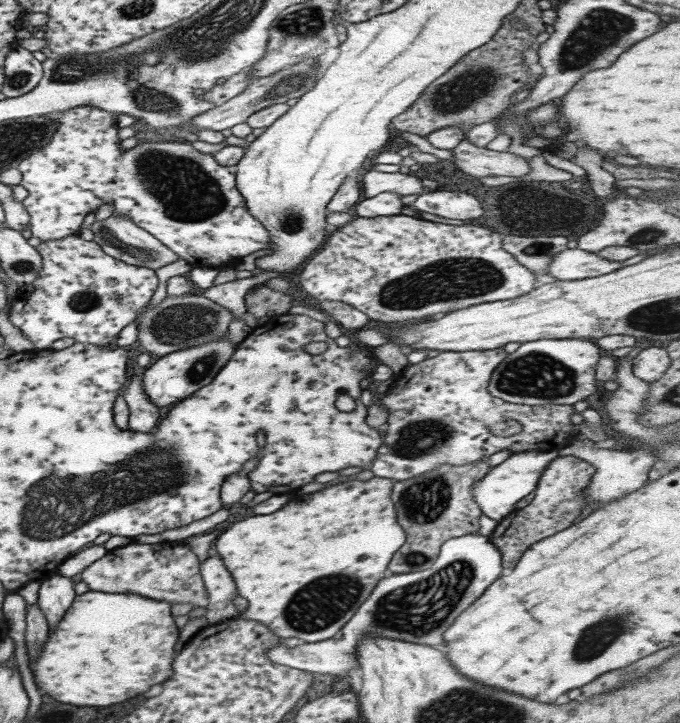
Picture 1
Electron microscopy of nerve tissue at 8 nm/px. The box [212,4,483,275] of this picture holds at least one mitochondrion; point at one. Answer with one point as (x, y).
(288, 83)

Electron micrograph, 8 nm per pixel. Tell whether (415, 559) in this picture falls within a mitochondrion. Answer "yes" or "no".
yes

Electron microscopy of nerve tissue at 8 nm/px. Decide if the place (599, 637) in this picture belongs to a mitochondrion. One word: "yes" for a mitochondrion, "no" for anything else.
yes

